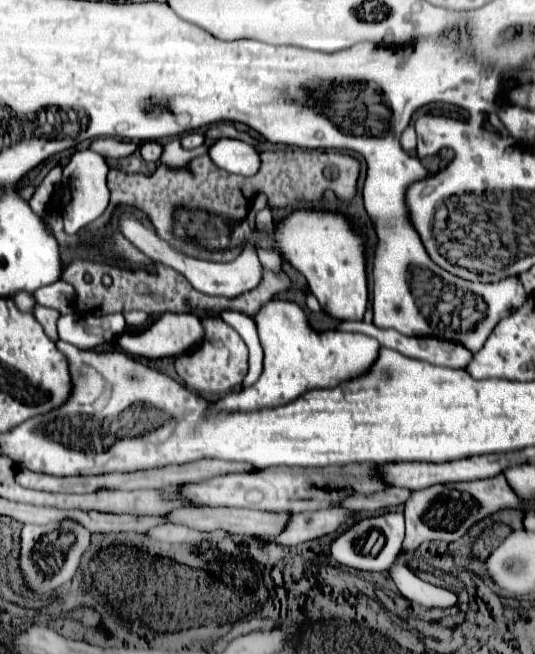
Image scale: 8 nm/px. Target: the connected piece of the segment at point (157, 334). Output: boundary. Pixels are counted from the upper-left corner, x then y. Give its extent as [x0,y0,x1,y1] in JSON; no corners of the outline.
[116,313,204,359]

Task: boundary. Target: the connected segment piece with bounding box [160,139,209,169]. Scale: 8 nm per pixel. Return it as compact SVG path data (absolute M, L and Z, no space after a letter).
M174 139L174 141L170 141L170 143L164 145L160 163L162 163L162 165L168 165L168 167L172 167L172 169L180 169L180 167L186 167L194 157L206 154L208 149L205 144L201 145L199 149L184 149L184 147L180 145L180 141Z

